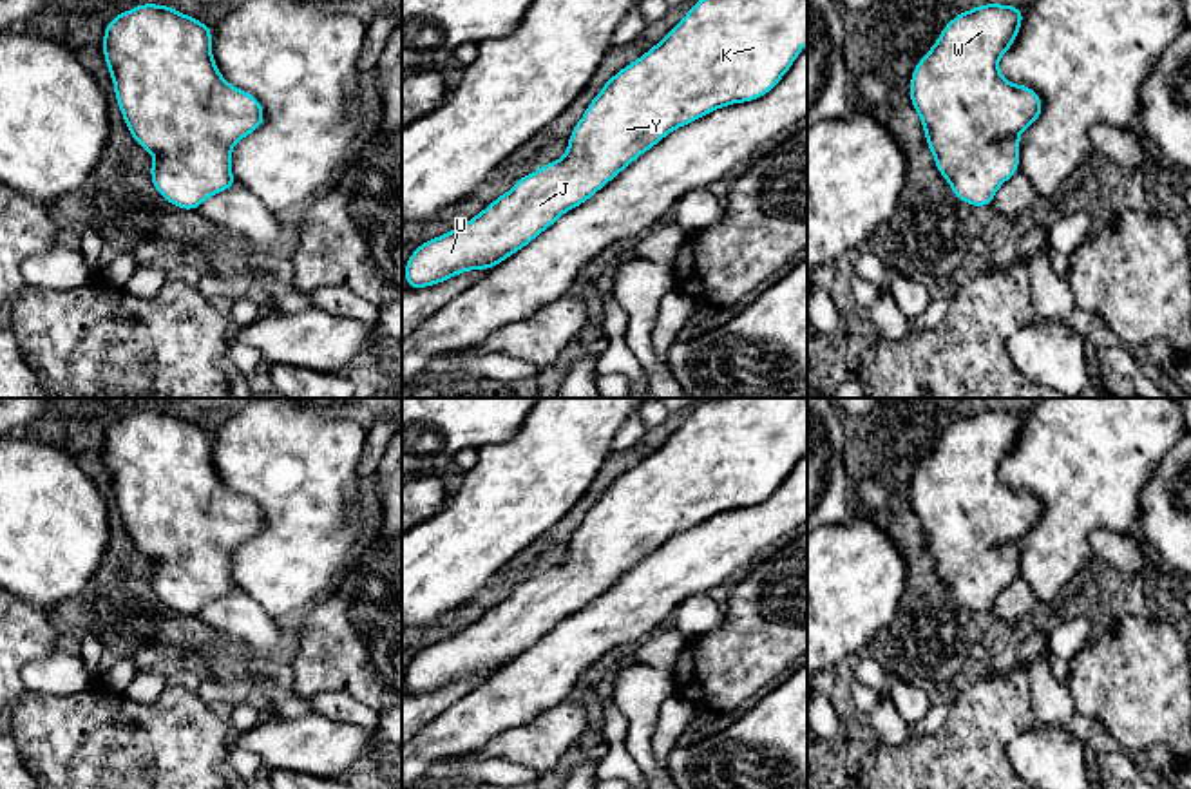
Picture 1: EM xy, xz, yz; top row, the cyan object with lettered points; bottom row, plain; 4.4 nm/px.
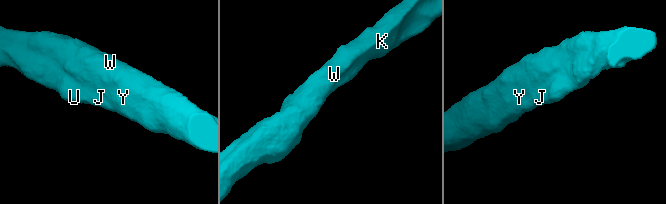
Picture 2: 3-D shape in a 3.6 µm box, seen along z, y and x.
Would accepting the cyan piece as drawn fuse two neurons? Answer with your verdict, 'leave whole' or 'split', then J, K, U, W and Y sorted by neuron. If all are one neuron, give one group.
leave whole; groups J K U W Y

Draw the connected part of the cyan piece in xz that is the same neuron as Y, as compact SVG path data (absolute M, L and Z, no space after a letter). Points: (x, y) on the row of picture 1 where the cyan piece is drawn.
M699 0L684 18L648 52L623 67L590 101L572 128L567 154L519 181L462 226L420 244L405 264L405 282L413 290L440 284L469 270L491 270L541 232L565 212L577 208L621 174L641 154L670 132L731 103L748 103L766 96L789 71L807 45L807 0Z

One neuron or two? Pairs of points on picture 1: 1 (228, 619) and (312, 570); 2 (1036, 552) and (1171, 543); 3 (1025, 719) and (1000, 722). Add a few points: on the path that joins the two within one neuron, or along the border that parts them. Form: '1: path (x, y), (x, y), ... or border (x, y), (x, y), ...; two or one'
1: border (238, 589), (276, 619); two
2: border (1144, 485), (1137, 527); two
3: path (1019, 719), (1005, 719); one

